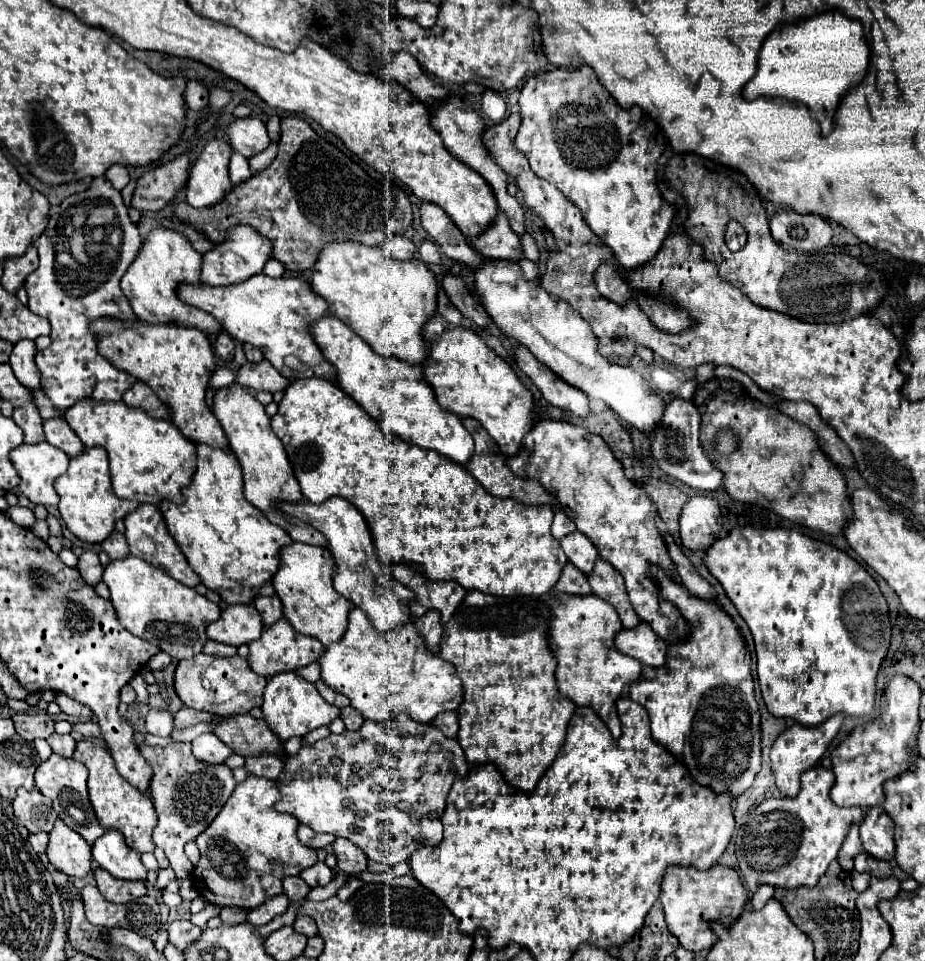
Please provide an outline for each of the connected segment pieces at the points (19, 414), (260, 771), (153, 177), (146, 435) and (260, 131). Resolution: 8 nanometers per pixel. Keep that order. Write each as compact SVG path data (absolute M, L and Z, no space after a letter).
M33 403L13 409L13 421L23 429L25 443L39 443L43 441L43 419Z
M275 755L247 757L247 759L245 759L245 769L247 769L251 775L277 781L277 777L279 777L279 775L283 773L283 769L285 769L285 761L279 759L279 757L275 757Z
M179 155L143 173L143 177L137 181L131 205L137 207L139 211L163 209L173 199L173 195L185 185L189 175L189 165L191 165L189 157Z
M79 399L63 413L69 427L79 435L85 447L105 447L113 491L121 499L159 505L161 499L181 503L181 487L189 485L195 461L195 443L187 439L171 421L155 419L141 407L127 407L123 401Z
M229 117L223 131L231 147L243 157L253 157L269 145L265 123L255 117L245 117L245 119Z

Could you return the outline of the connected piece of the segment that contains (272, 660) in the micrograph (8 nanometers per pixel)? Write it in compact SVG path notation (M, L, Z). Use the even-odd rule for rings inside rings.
M281 617L277 623L263 629L263 633L257 641L249 643L249 665L257 673L261 673L265 677L273 677L275 673L293 671L293 669L299 669L299 667L305 667L305 665L317 661L317 655L321 655L321 651L323 651L323 645L317 639L297 633L291 627L291 623L285 617Z

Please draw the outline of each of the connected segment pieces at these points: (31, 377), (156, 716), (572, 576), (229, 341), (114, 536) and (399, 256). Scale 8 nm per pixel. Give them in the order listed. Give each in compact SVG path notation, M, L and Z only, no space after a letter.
M21 339L11 353L9 365L13 367L15 377L19 379L21 385L29 387L29 389L37 389L39 387L39 371L35 367L35 343L29 339Z
M151 709L145 717L145 725L149 733L159 737L169 737L173 731L173 719L175 719L175 713L167 709Z
M567 563L563 567L563 573L553 587L553 593L569 593L569 595L587 595L591 593L591 587L587 583L587 575L579 571L573 563Z
M219 333L217 339L215 339L215 353L225 363L231 363L233 361L233 353L235 353L235 341L233 341L233 337L227 335L227 333Z
M113 531L103 543L101 543L103 551L111 557L111 559L123 559L129 555L129 545L127 545L127 539L123 533L119 531Z
M395 235L387 239L385 243L381 243L381 249L397 261L407 261L407 259L413 259L415 255L415 245L407 237L401 237L401 235Z

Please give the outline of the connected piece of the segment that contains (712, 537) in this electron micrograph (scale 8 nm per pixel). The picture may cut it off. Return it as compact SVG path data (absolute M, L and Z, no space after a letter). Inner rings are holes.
M689 497L679 515L681 541L693 551L703 551L721 537L721 511L713 497Z

